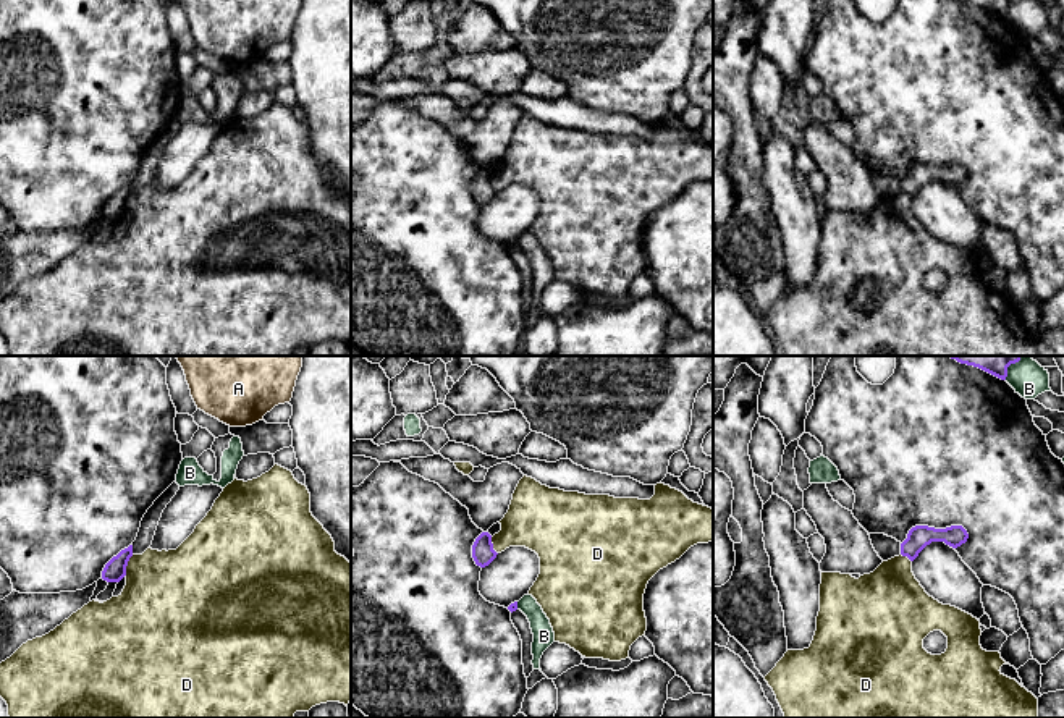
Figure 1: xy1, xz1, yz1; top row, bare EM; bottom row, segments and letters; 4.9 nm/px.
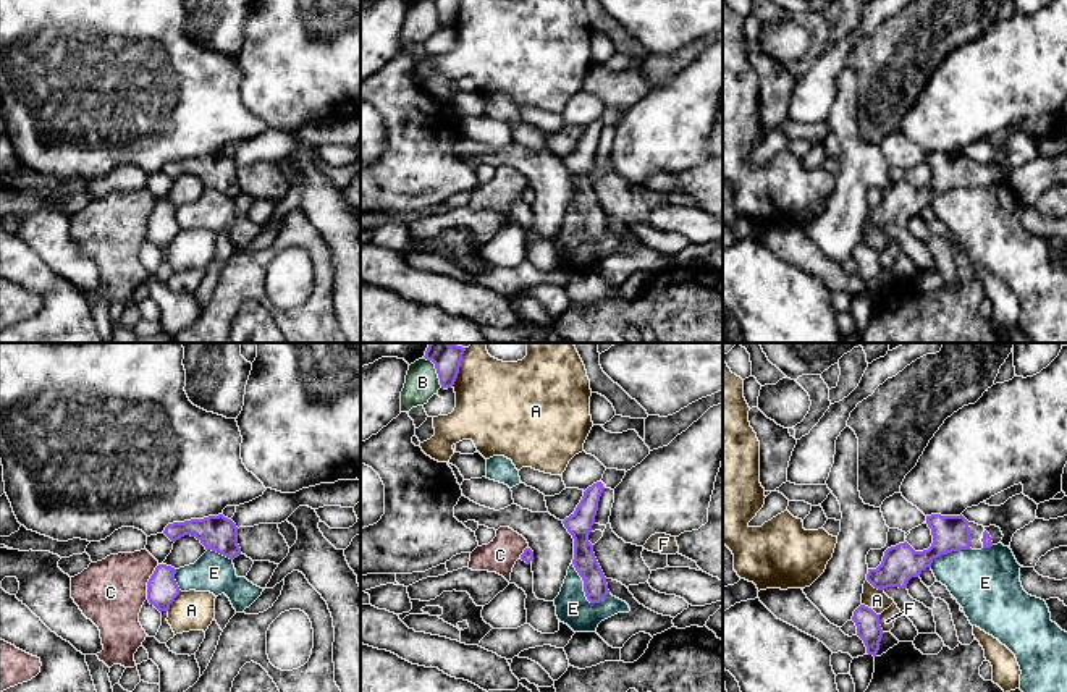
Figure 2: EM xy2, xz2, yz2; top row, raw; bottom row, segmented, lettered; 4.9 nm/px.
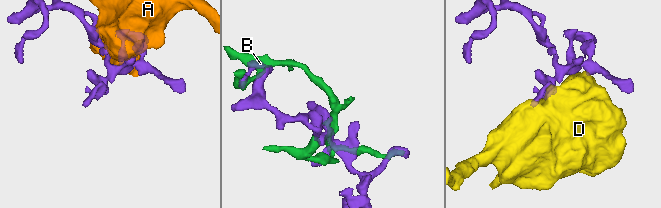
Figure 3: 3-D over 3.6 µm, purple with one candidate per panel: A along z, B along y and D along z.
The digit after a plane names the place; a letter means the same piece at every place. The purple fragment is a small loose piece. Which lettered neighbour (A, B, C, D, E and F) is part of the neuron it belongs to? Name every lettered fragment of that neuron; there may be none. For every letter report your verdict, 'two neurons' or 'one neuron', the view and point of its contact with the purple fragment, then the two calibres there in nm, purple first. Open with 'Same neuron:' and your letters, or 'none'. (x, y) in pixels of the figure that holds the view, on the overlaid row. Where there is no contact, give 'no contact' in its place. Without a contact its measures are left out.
Same neuron: none
A: two neurons; contact xy2 (173, 600); calibres 160 and 190 nm
B: two neurons; contact xz2 (437, 371); calibres 140 and 170 nm
C: two neurons; contact xy2 (147, 582); calibres 160 and 340 nm
D: two neurons; contact xy1 (126, 565); calibres 110 and 420 nm
E: two neurons; contact xz2 (584, 587); calibres 120 and 170 nm
F: two neurons; contact yz2 (878, 624); calibres 120 and 80 nm

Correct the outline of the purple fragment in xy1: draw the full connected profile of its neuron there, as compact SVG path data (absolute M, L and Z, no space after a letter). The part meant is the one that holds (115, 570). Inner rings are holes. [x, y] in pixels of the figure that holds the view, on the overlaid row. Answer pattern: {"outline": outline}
{"outline": "M133 545L121 550L105 564L102 571L102 579L107 582L120 582L126 576L126 566L131 556L133 556Z"}

